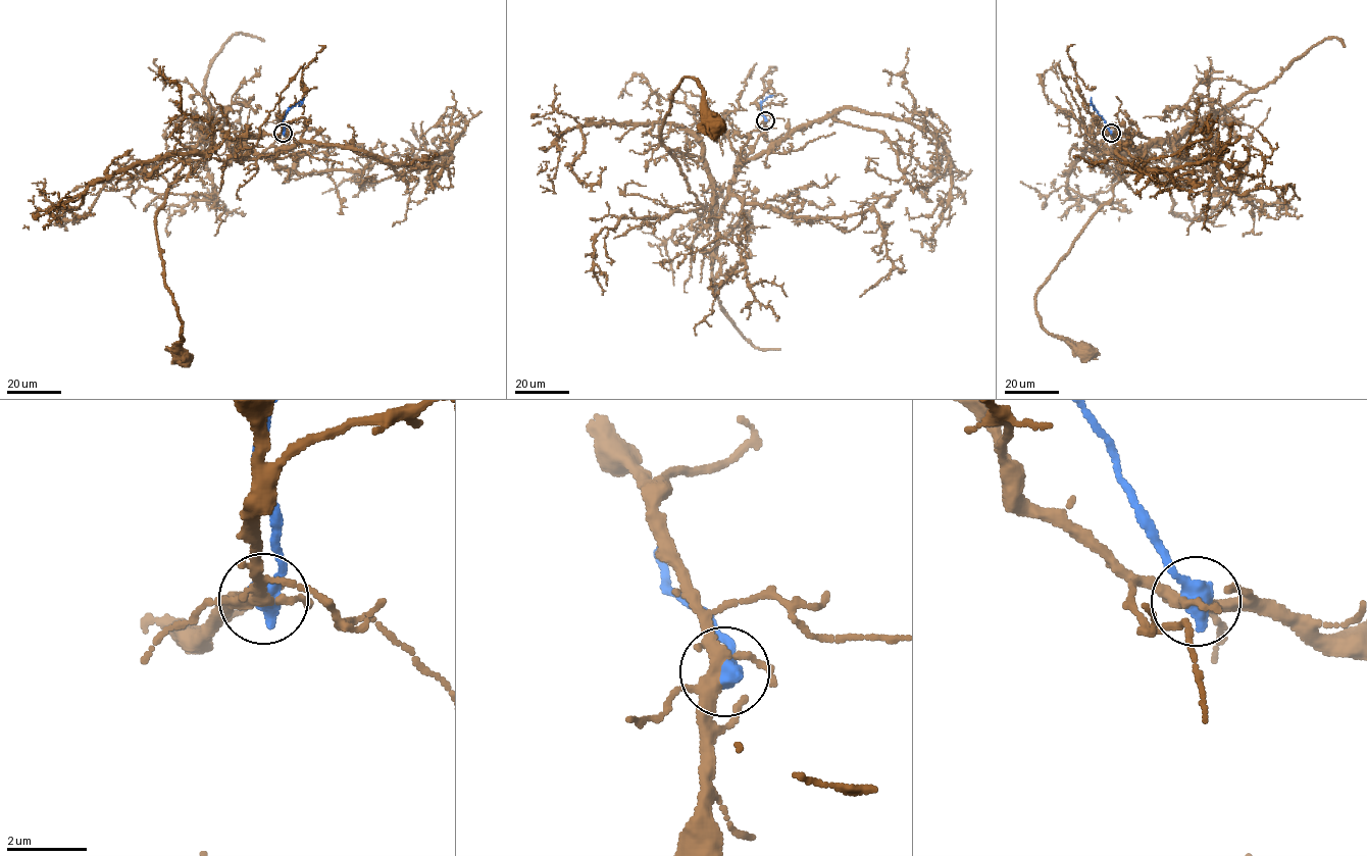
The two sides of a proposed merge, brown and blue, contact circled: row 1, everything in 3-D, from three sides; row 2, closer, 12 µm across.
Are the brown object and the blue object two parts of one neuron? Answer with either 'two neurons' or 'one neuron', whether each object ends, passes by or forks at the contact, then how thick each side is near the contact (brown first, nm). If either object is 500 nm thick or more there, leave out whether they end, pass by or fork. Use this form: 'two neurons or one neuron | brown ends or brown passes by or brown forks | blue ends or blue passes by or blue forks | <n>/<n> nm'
two neurons | 280/550 nm

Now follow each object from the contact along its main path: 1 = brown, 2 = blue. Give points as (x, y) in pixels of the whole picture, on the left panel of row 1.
1: (283, 133), (232, 140), (212, 126), (184, 163), (156, 214), (166, 289), (181, 322), (176, 348), (181, 359)
2: (283, 133), (286, 112), (300, 101), (299, 106)

